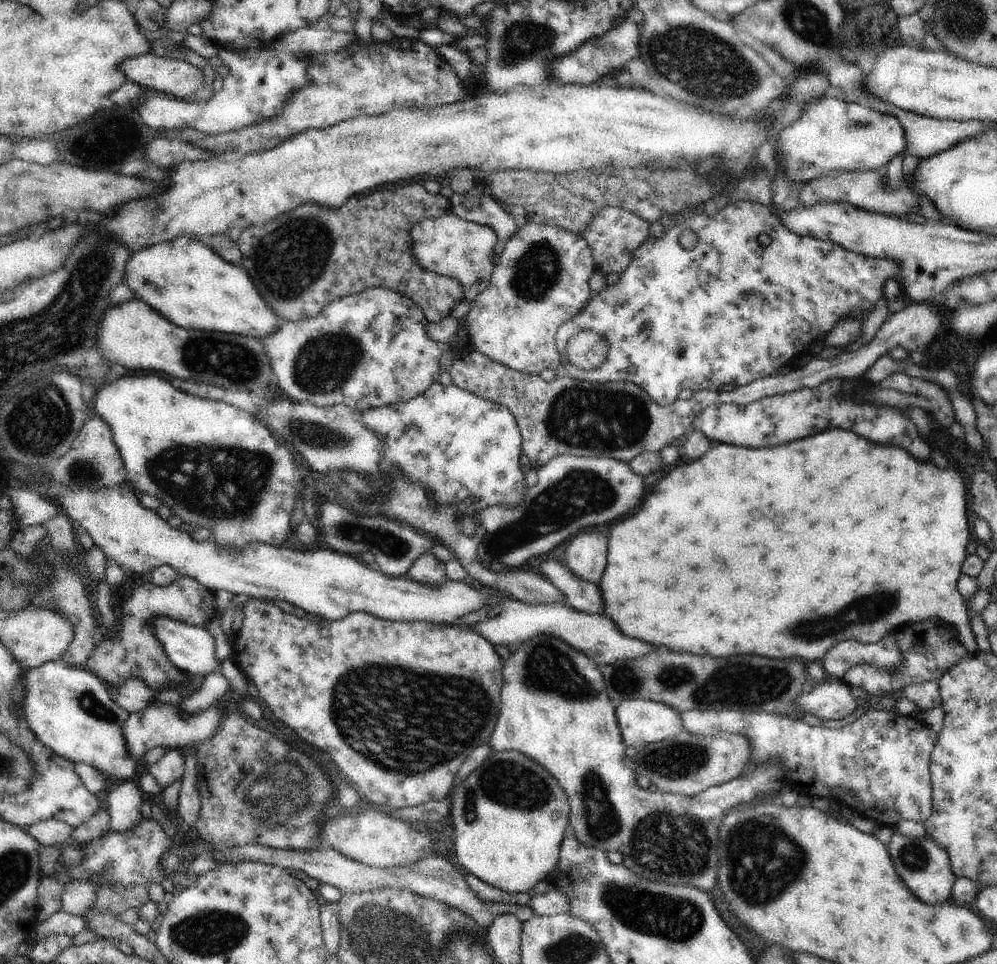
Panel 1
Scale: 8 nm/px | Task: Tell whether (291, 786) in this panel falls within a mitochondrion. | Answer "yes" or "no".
yes

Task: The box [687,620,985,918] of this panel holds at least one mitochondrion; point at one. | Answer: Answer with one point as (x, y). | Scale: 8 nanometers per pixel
(784, 866)

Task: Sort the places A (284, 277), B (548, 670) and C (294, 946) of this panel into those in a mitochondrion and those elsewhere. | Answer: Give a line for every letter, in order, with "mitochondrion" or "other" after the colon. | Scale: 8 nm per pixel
A: mitochondrion
B: mitochondrion
C: other

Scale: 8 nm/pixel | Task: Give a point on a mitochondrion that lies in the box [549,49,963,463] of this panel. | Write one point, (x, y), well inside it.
(857, 125)

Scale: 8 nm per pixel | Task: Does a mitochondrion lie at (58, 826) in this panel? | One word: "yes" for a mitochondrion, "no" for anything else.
no

